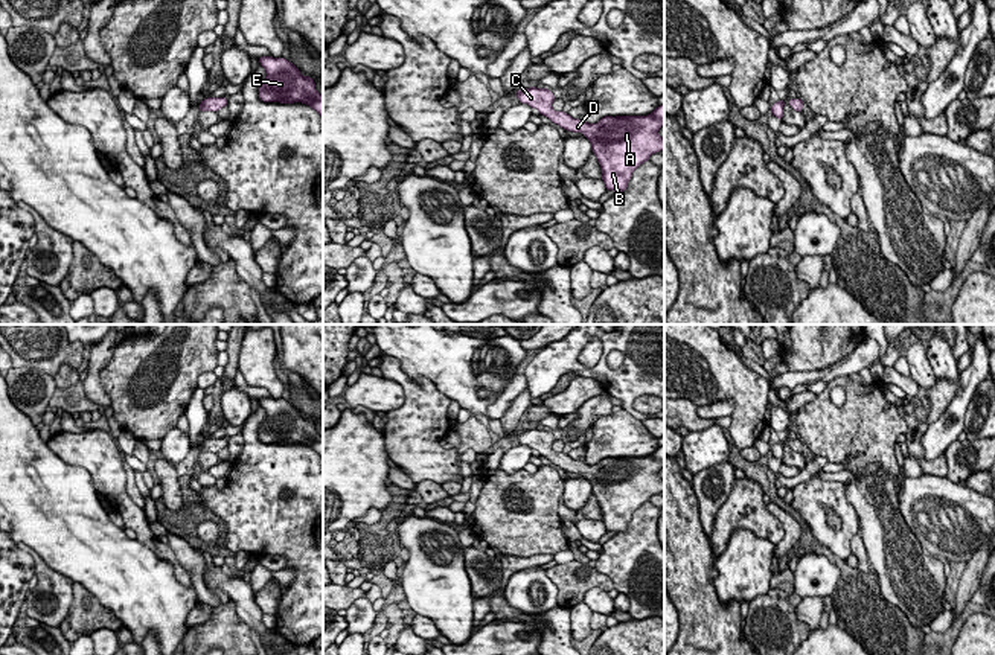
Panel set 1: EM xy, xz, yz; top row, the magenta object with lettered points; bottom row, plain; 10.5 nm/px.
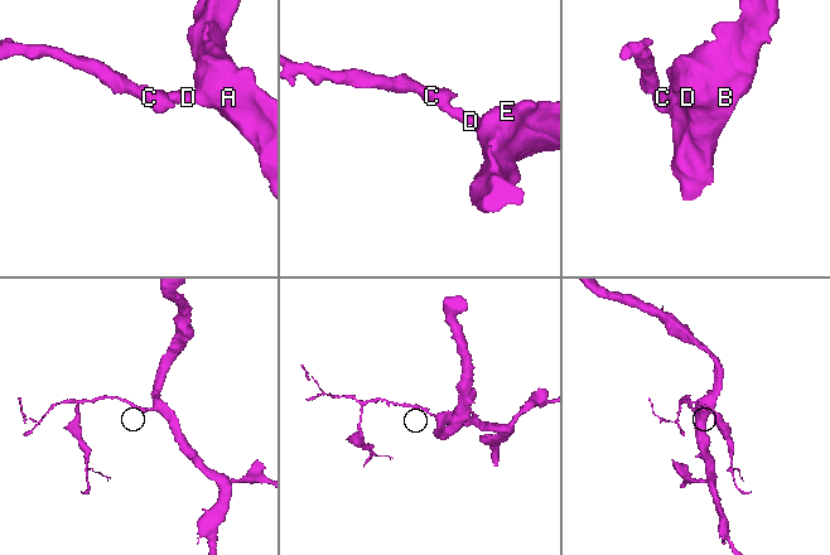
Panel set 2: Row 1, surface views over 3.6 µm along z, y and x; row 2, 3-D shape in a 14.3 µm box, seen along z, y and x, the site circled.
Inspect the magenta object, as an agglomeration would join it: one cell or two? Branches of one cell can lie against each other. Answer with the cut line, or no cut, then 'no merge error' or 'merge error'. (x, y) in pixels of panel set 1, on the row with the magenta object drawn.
cut none; no merge error

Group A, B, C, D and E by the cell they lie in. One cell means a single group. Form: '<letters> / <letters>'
A B C D E

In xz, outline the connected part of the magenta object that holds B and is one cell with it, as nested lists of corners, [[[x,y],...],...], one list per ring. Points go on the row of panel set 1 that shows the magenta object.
[[[518,88],[515,97],[536,108],[555,125],[582,133],[590,140],[606,190],[625,192],[632,172],[652,154],[664,151],[664,139],[658,134],[664,126],[664,105],[658,105],[648,116],[605,116],[597,123],[588,123],[573,119],[568,113],[555,111],[555,94],[547,88]]]

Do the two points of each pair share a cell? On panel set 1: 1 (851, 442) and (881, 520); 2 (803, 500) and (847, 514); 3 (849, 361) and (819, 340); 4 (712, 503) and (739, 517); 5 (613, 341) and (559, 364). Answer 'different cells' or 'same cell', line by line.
1: same cell
2: same cell
3: different cells
4: different cells
5: same cell

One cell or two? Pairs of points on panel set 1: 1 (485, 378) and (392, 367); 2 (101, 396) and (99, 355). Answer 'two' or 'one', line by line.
1: two
2: one

